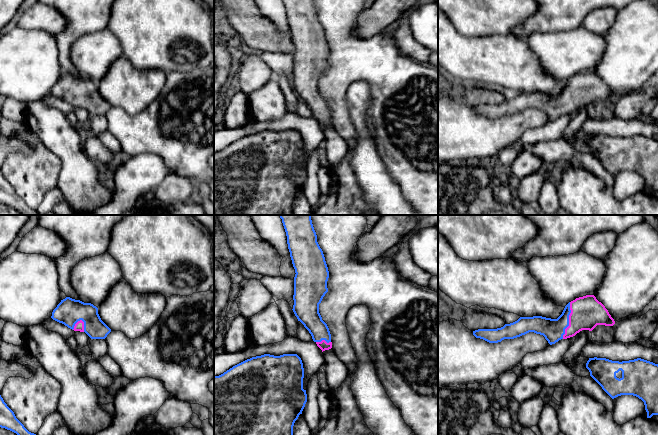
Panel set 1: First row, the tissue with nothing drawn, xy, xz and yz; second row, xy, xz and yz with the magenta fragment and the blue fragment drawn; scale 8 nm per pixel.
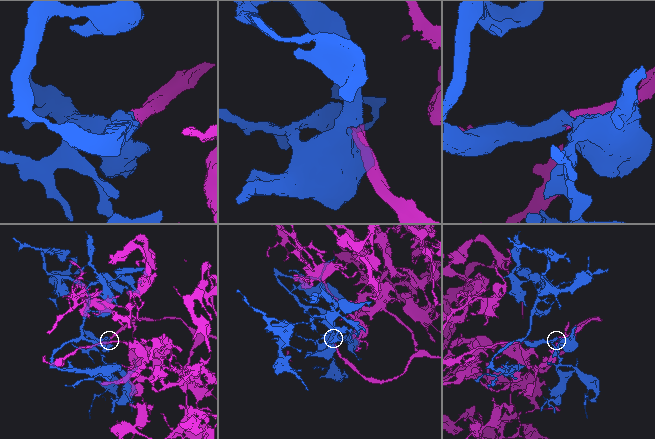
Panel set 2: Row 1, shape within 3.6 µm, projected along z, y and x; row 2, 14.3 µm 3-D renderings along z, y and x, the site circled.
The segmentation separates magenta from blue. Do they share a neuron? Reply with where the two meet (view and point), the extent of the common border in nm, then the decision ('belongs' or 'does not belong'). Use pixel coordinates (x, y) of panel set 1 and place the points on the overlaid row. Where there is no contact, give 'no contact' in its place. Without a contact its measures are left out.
yz (569, 320) | 300 nm | belongs

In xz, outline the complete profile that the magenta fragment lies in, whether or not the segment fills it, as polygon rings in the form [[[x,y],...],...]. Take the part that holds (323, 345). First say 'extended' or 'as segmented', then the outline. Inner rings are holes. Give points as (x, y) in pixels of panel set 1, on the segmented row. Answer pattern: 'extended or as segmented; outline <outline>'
extended; outline [[[279,215],[282,219],[282,223],[287,236],[287,244],[290,252],[290,257],[292,260],[293,267],[295,269],[294,277],[294,305],[293,312],[304,327],[309,331],[312,336],[313,341],[317,346],[323,351],[332,348],[331,334],[327,324],[322,320],[319,313],[319,304],[321,303],[323,297],[328,292],[327,281],[329,278],[329,271],[325,261],[325,257],[322,249],[317,242],[317,235],[314,230],[311,215]]]

